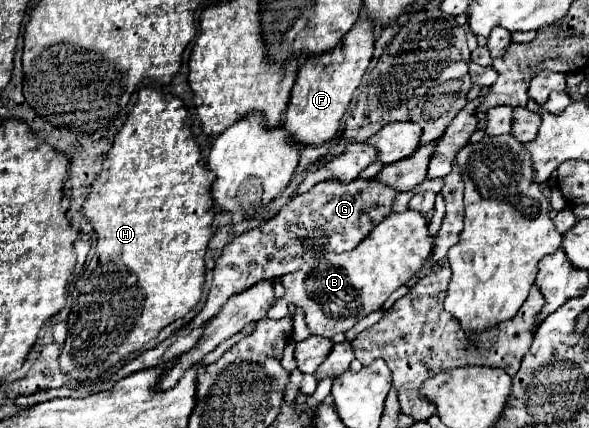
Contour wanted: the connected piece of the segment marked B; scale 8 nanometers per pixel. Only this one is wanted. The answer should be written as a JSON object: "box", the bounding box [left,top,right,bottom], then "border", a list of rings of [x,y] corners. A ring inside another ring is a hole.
{"box":[281,212,431,338],"border":[[[391,212],[355,250],[307,260],[297,272],[285,274],[281,278],[285,300],[303,310],[311,334],[331,338],[337,332],[347,332],[359,318],[379,310],[399,286],[407,284],[419,272],[431,248],[427,222],[419,212]]]}

